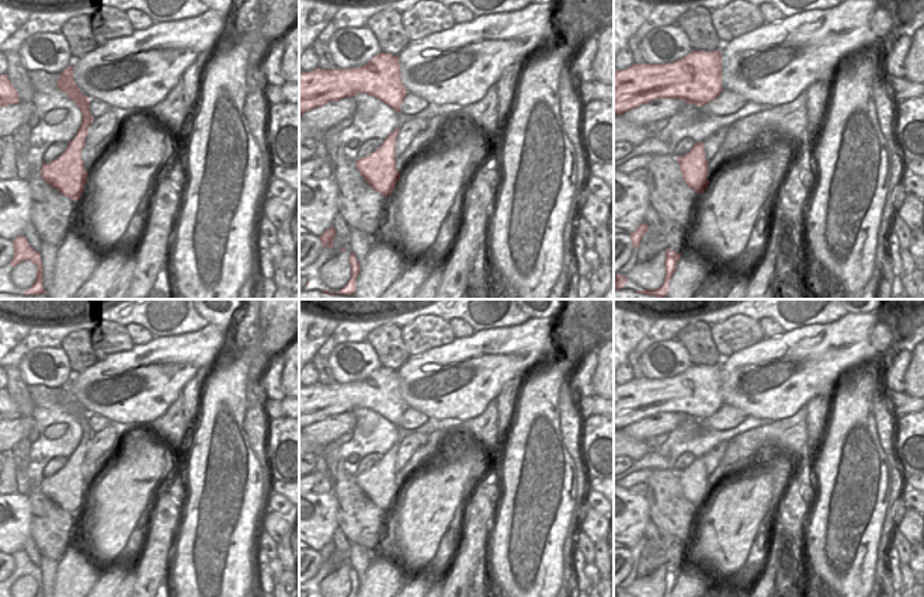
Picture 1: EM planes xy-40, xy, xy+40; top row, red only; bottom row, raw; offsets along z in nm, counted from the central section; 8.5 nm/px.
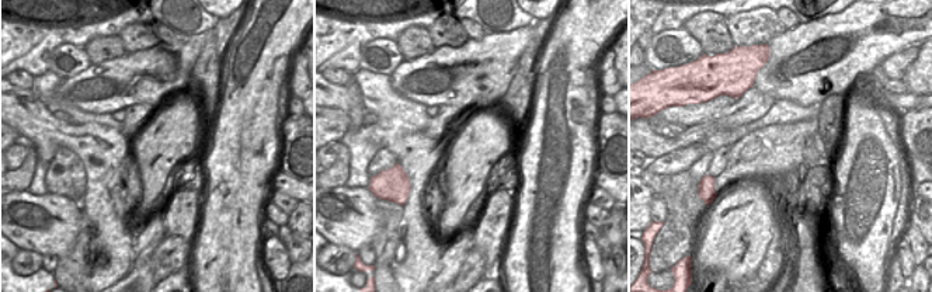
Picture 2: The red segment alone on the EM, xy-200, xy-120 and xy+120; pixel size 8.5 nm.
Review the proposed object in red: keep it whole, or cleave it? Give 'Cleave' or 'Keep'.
Cleave.

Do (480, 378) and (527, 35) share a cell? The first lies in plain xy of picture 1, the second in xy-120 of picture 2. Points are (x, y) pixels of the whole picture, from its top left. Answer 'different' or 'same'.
same

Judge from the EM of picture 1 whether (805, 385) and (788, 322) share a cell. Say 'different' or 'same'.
different

